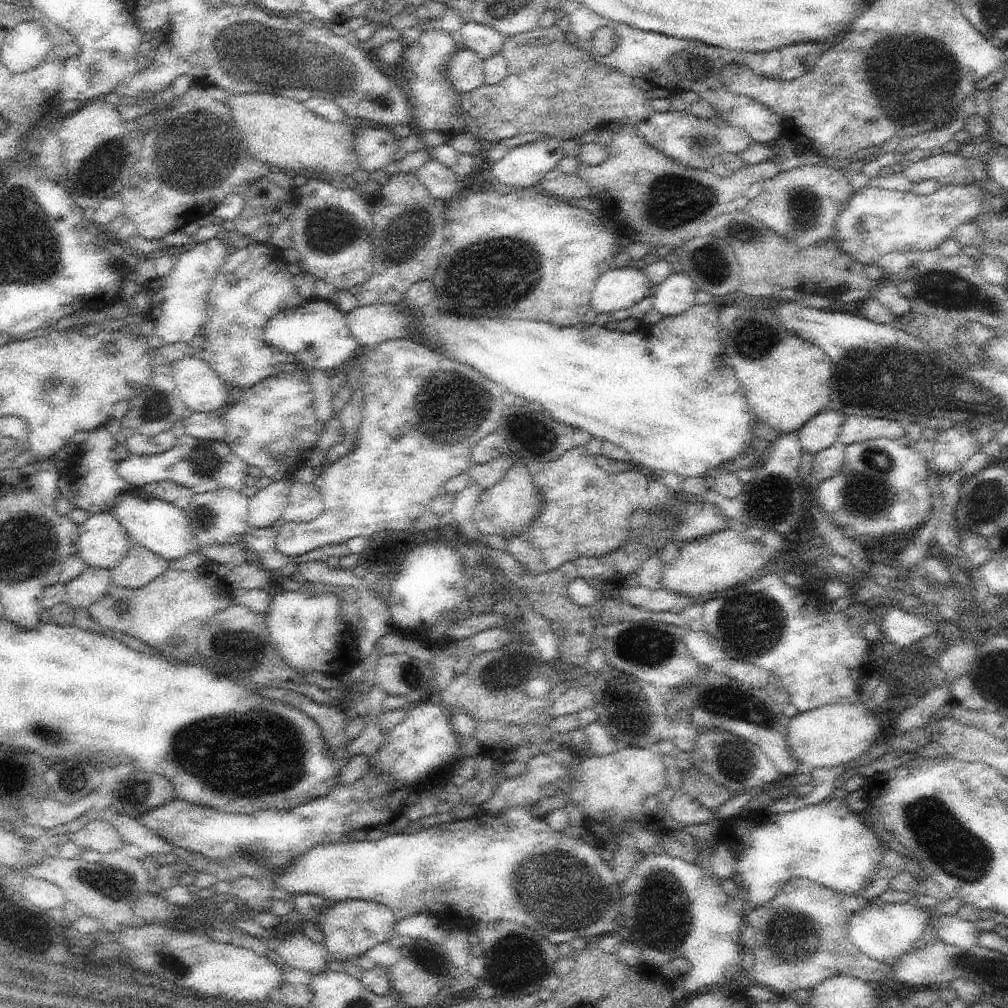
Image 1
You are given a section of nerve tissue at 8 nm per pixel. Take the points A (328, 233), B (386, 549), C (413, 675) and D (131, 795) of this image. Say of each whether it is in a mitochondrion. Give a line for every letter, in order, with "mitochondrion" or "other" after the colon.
A: mitochondrion
B: other
C: mitochondrion
D: mitochondrion

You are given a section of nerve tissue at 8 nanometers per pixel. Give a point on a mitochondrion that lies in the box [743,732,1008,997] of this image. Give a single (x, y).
(944, 840)

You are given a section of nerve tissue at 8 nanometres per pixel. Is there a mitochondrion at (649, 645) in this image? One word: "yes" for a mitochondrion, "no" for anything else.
yes

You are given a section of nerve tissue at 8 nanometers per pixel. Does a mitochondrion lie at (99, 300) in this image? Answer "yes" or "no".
no

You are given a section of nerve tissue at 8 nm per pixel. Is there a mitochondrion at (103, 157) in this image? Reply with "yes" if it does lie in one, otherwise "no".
yes

